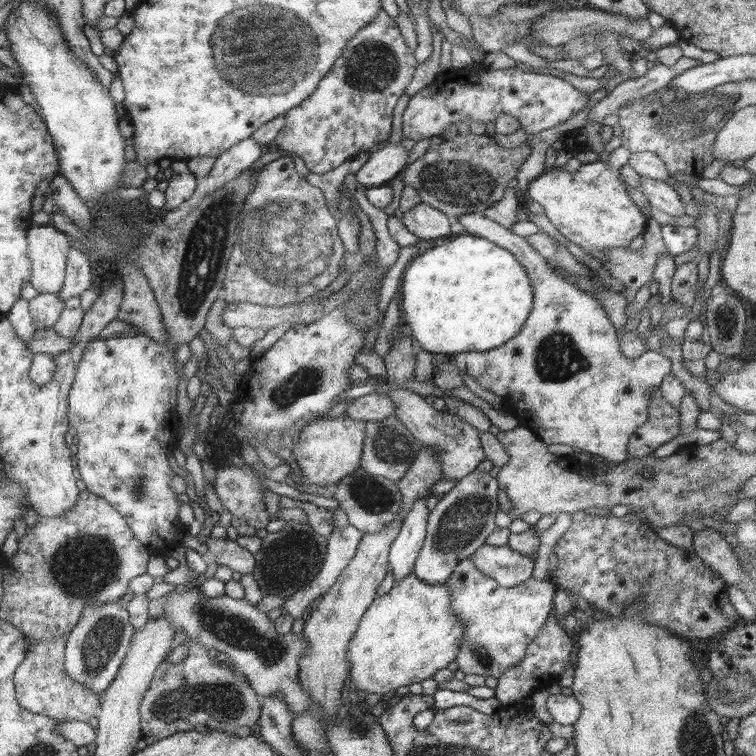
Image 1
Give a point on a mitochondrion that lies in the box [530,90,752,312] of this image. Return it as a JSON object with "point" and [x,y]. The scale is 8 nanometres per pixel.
{"point":[693,120]}

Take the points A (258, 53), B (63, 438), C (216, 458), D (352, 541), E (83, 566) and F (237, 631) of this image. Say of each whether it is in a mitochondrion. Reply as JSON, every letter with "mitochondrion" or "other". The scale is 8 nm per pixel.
{"A":"mitochondrion","B":"other","C":"other","D":"other","E":"mitochondrion","F":"mitochondrion"}

